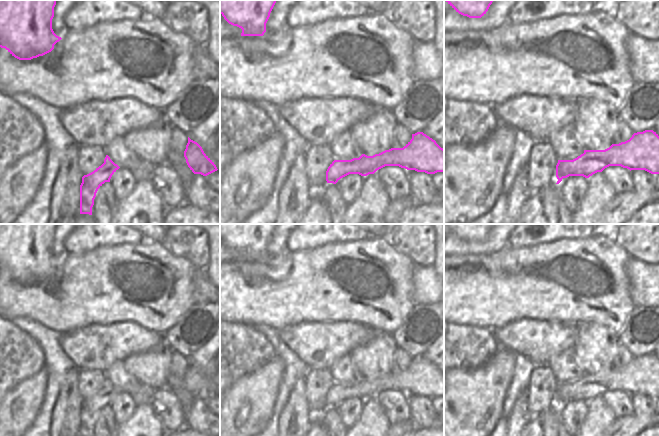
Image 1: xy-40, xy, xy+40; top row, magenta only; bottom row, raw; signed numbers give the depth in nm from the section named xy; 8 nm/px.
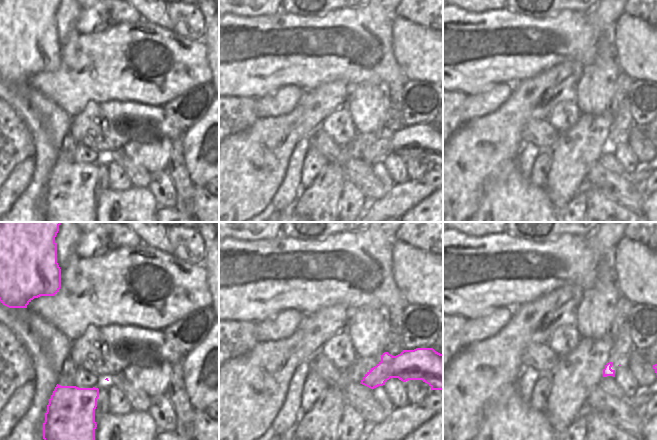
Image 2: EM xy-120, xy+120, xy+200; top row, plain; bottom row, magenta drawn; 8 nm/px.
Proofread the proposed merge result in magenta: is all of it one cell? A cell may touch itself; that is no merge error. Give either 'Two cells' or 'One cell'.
One cell

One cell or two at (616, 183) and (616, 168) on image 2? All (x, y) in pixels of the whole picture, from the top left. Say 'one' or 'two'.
two

